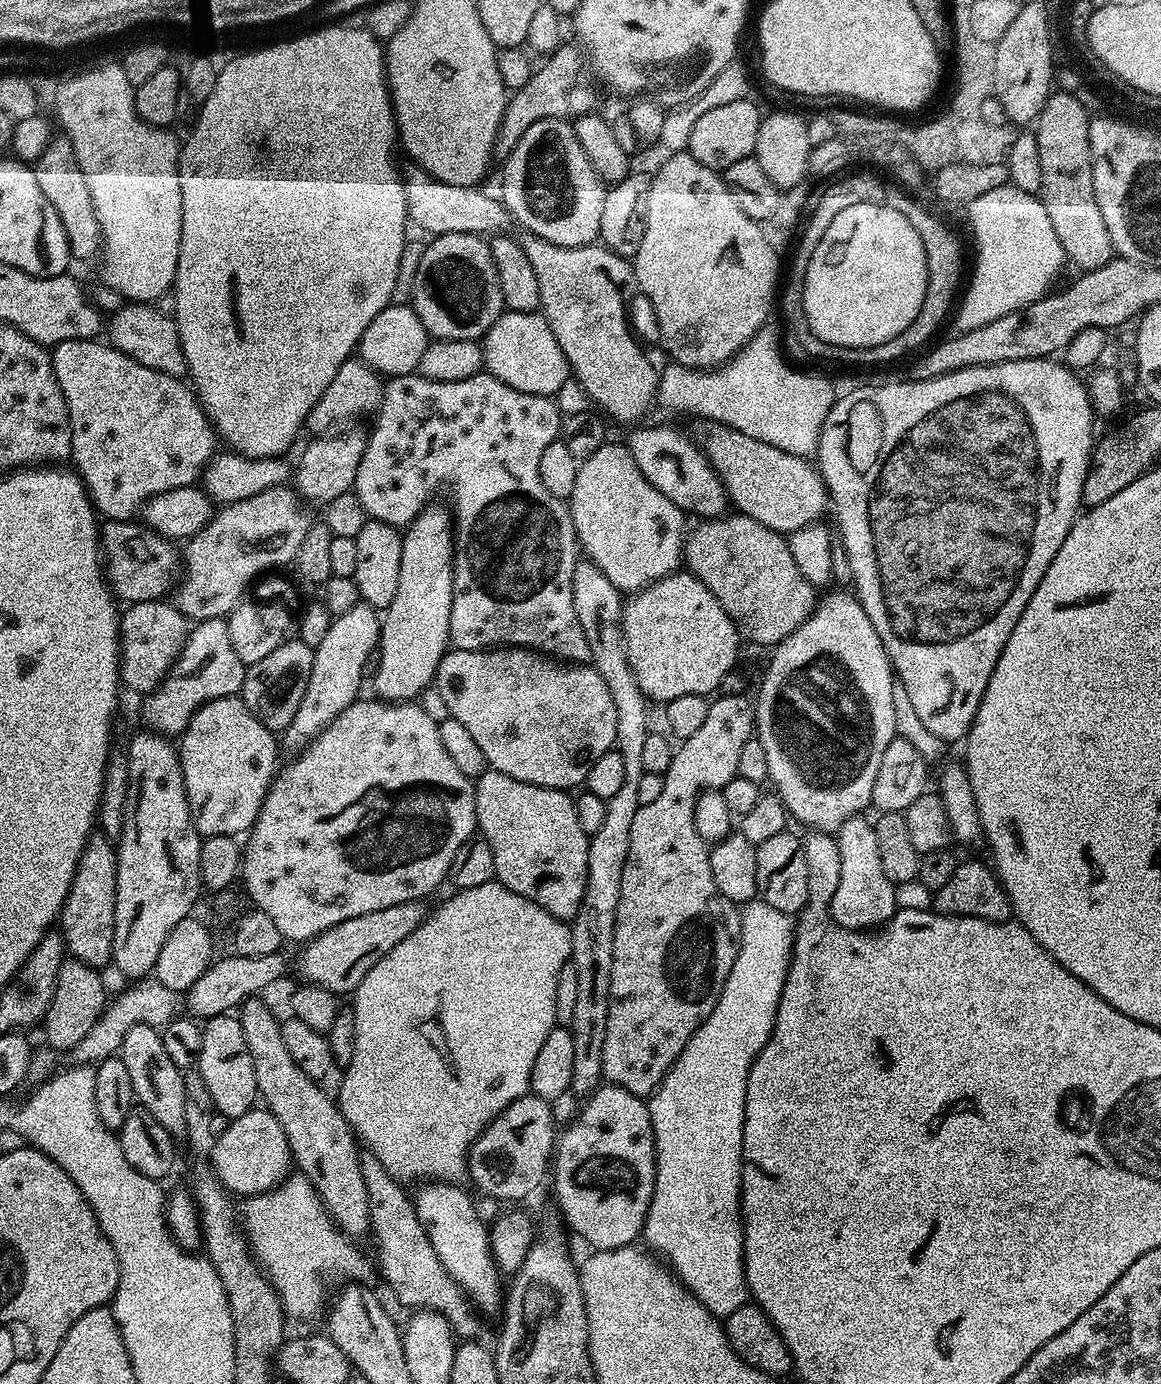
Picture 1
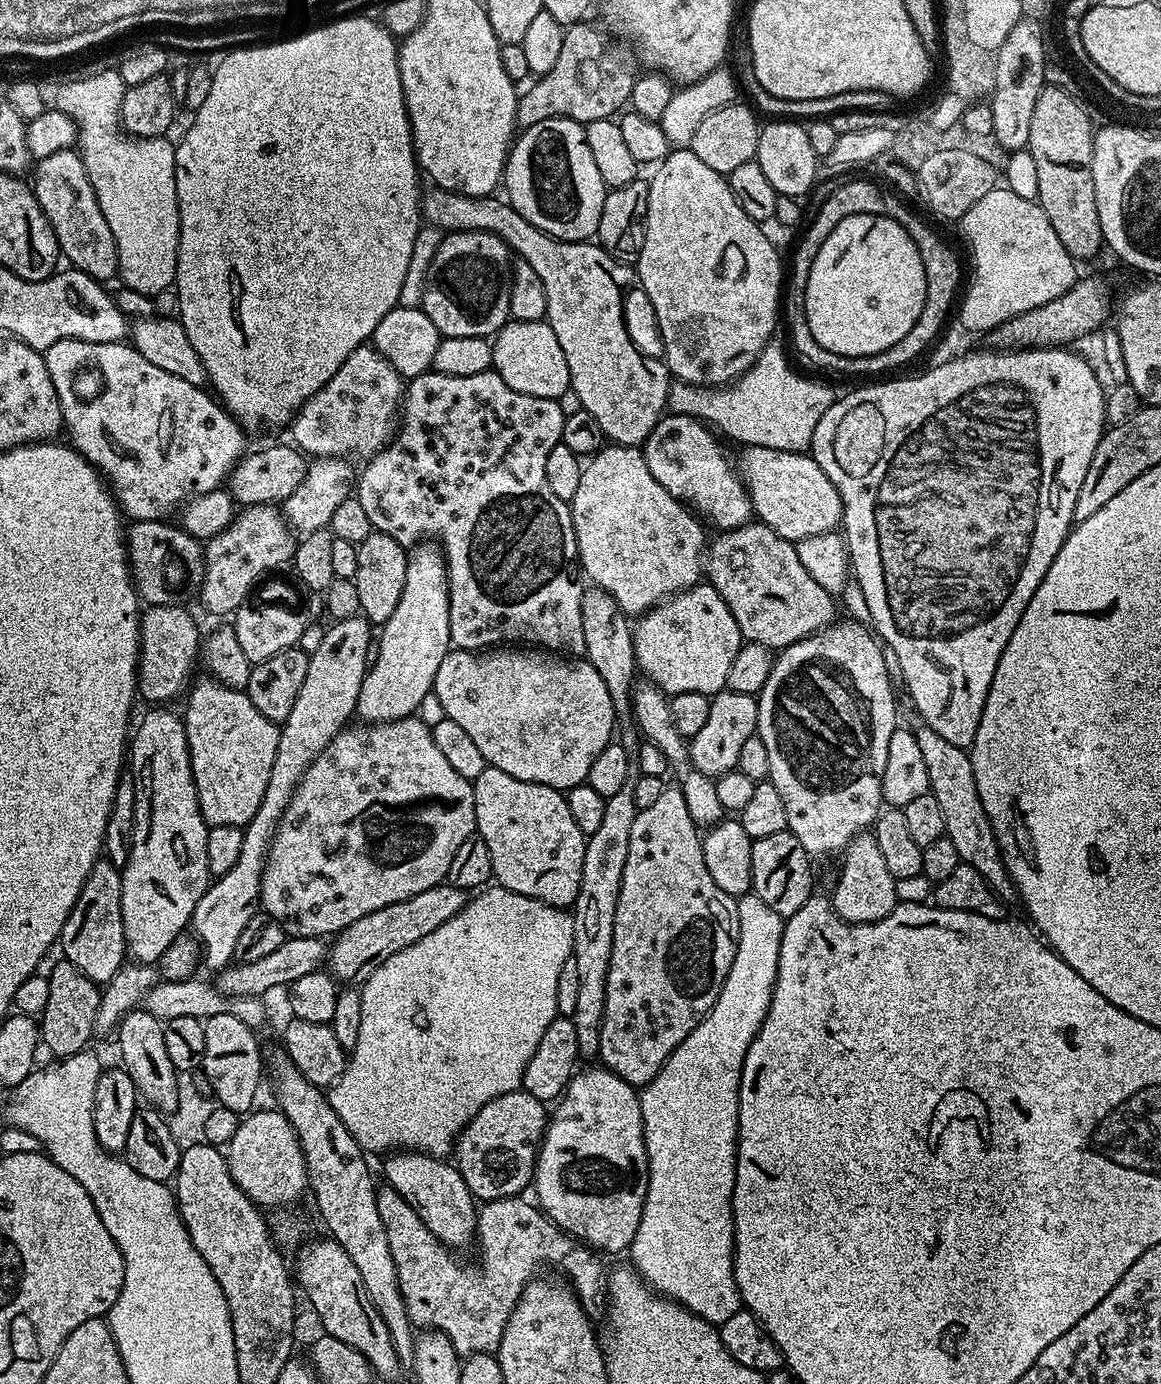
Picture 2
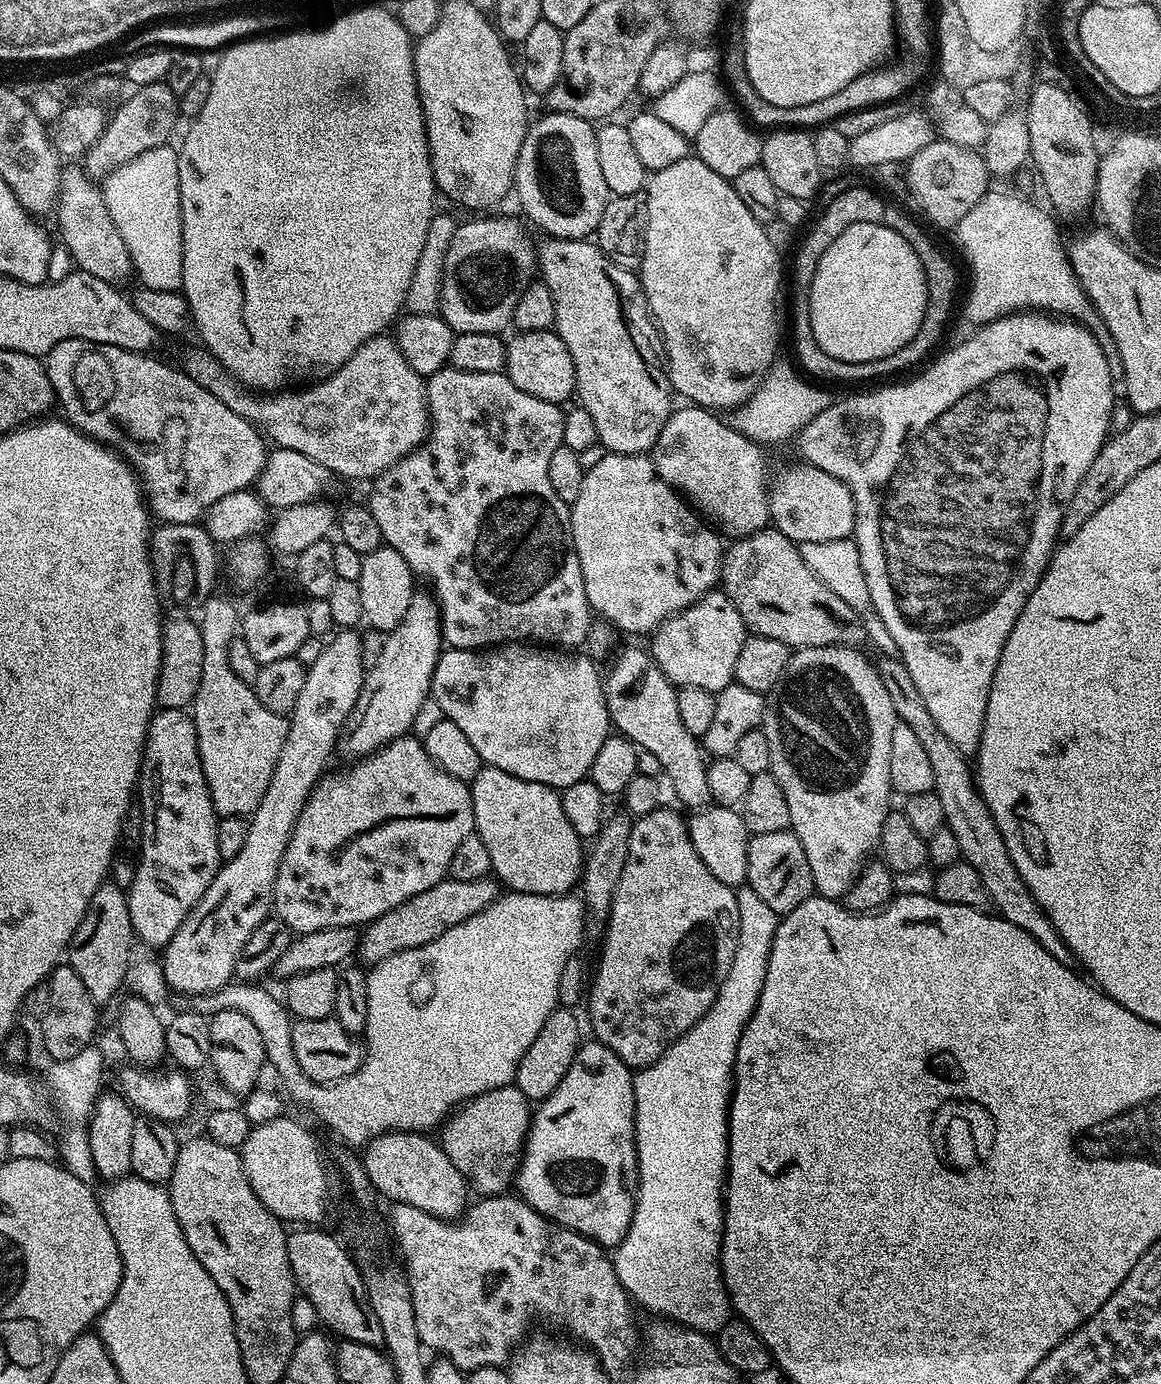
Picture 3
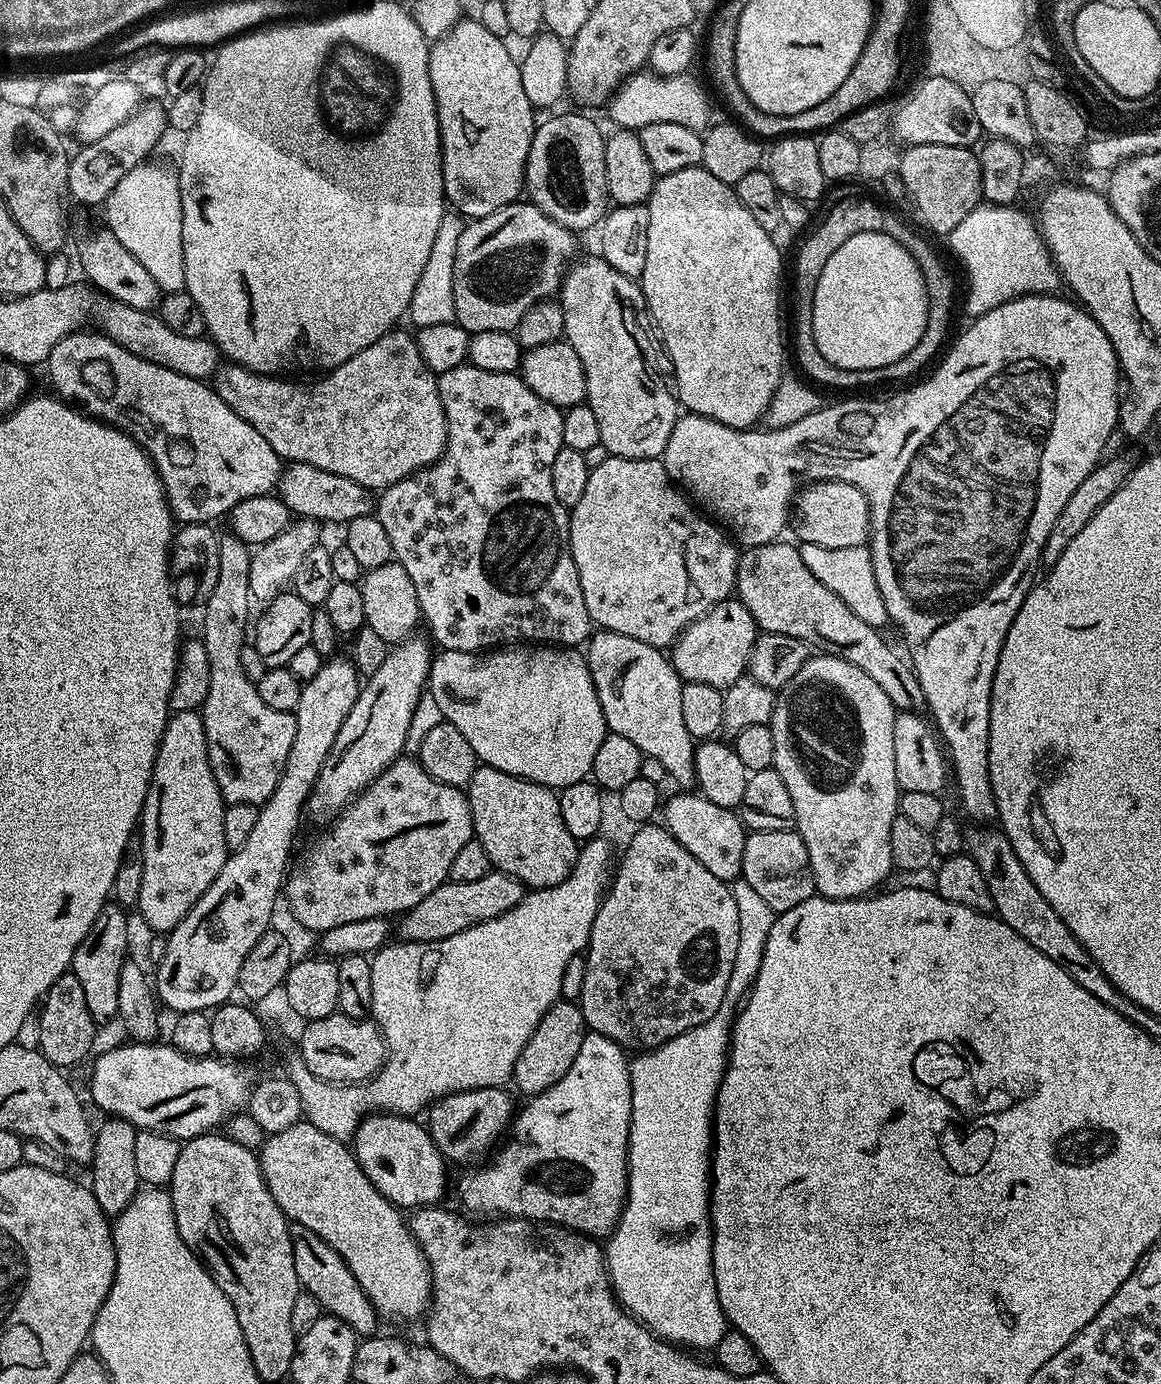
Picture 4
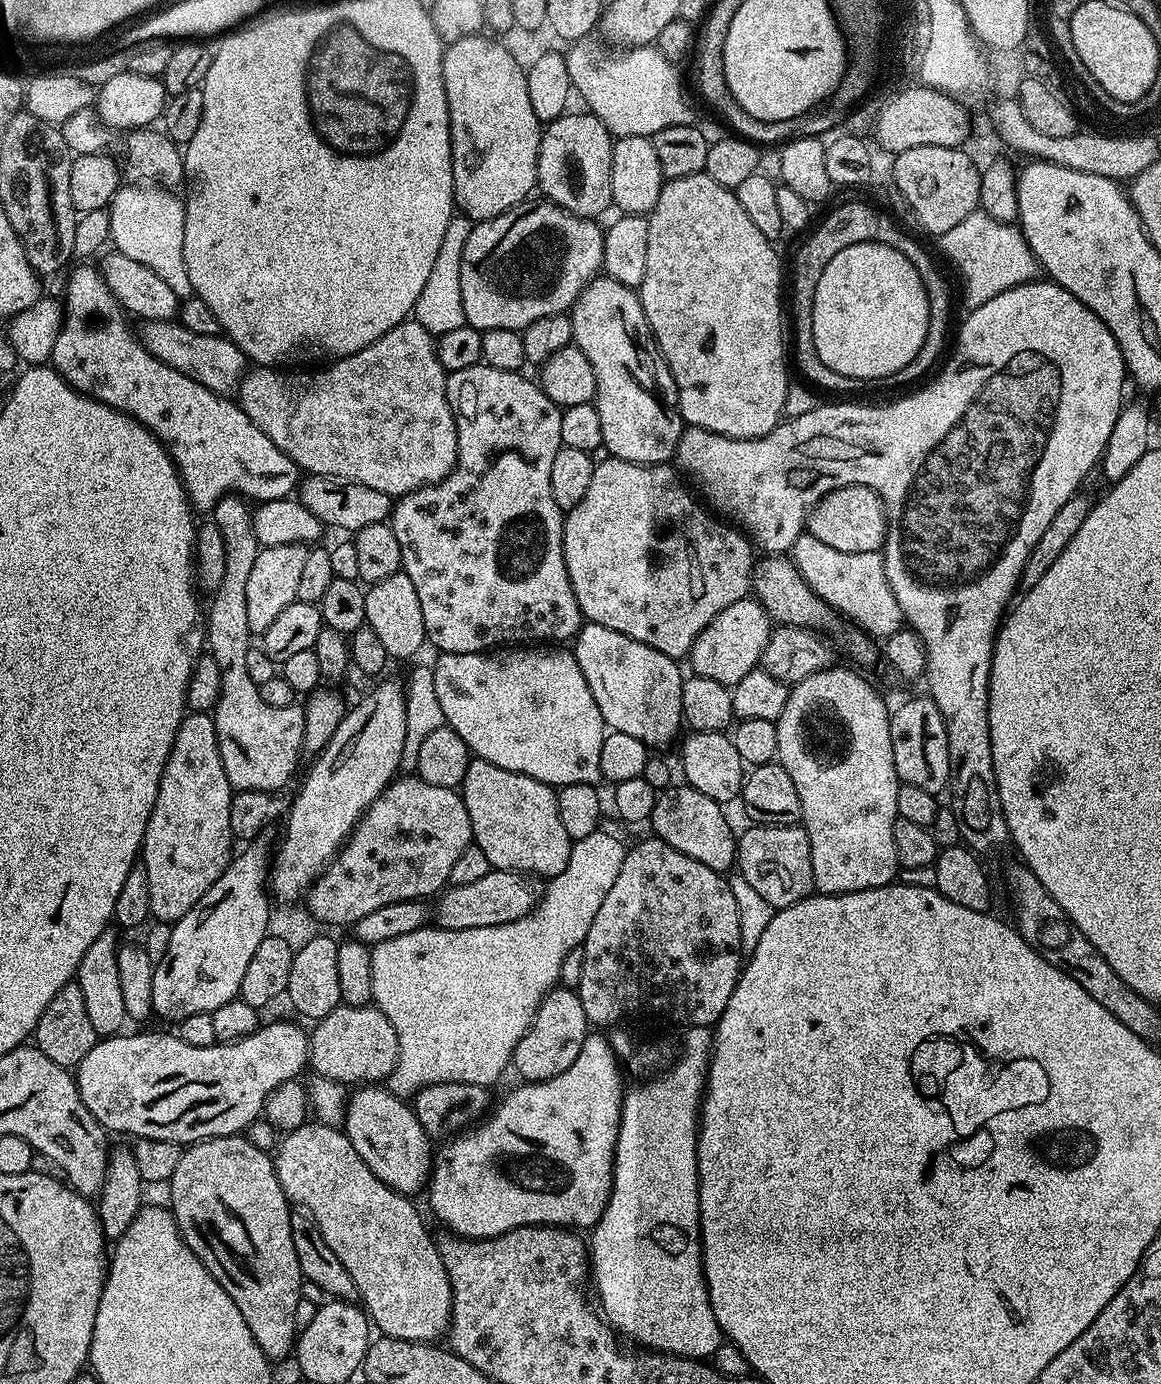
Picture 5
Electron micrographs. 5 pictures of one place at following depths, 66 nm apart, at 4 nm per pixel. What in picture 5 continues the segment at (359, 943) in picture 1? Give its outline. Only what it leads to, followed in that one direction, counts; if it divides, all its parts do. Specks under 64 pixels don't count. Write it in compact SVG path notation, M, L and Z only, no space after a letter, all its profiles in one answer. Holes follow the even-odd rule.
M493 870L485 874L483 878L470 882L470 886L451 886L447 890L441 891L435 901L435 923L441 928L449 928L450 930L470 930L471 928L502 926L506 922L514 922L525 916L527 912L531 912L538 899L537 893L532 893L531 886L524 880L527 879L518 872Z

